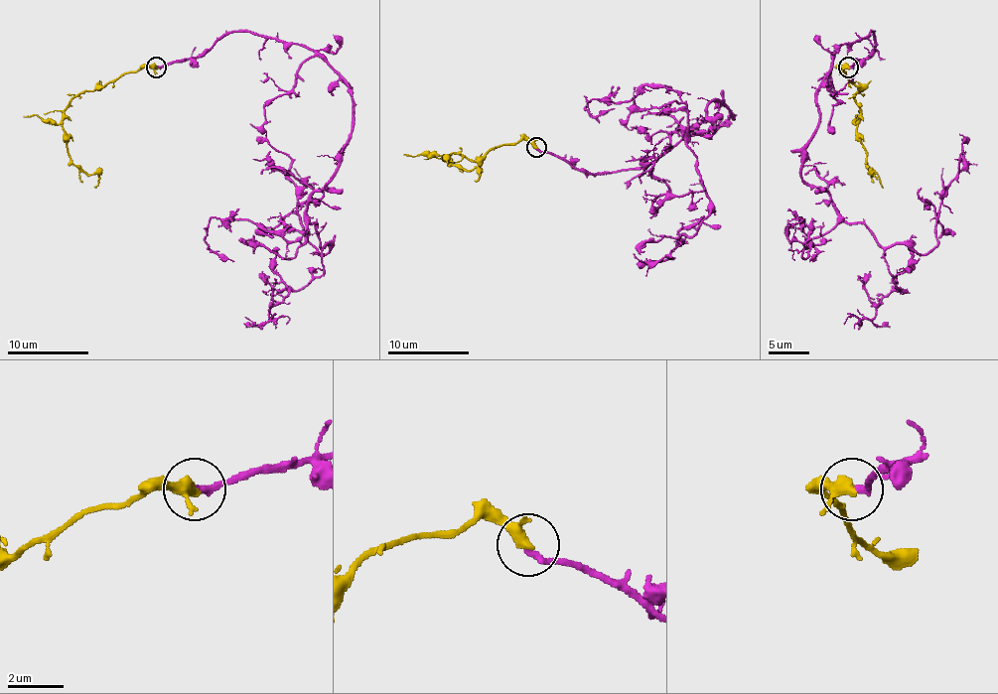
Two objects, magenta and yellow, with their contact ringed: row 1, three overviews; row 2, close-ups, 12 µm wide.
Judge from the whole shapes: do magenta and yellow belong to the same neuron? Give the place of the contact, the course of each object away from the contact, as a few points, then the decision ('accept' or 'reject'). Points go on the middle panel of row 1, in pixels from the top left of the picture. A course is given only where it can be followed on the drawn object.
at (536, 147); magenta runs (536, 148), (589, 173), (649, 165), (733, 118), (723, 104), (686, 132), (711, 209), (670, 257), (636, 264); yellow runs (536, 146), (524, 140), (500, 144), (474, 161), (442, 157), (450, 165), (474, 169), (480, 175), (474, 181); accept

